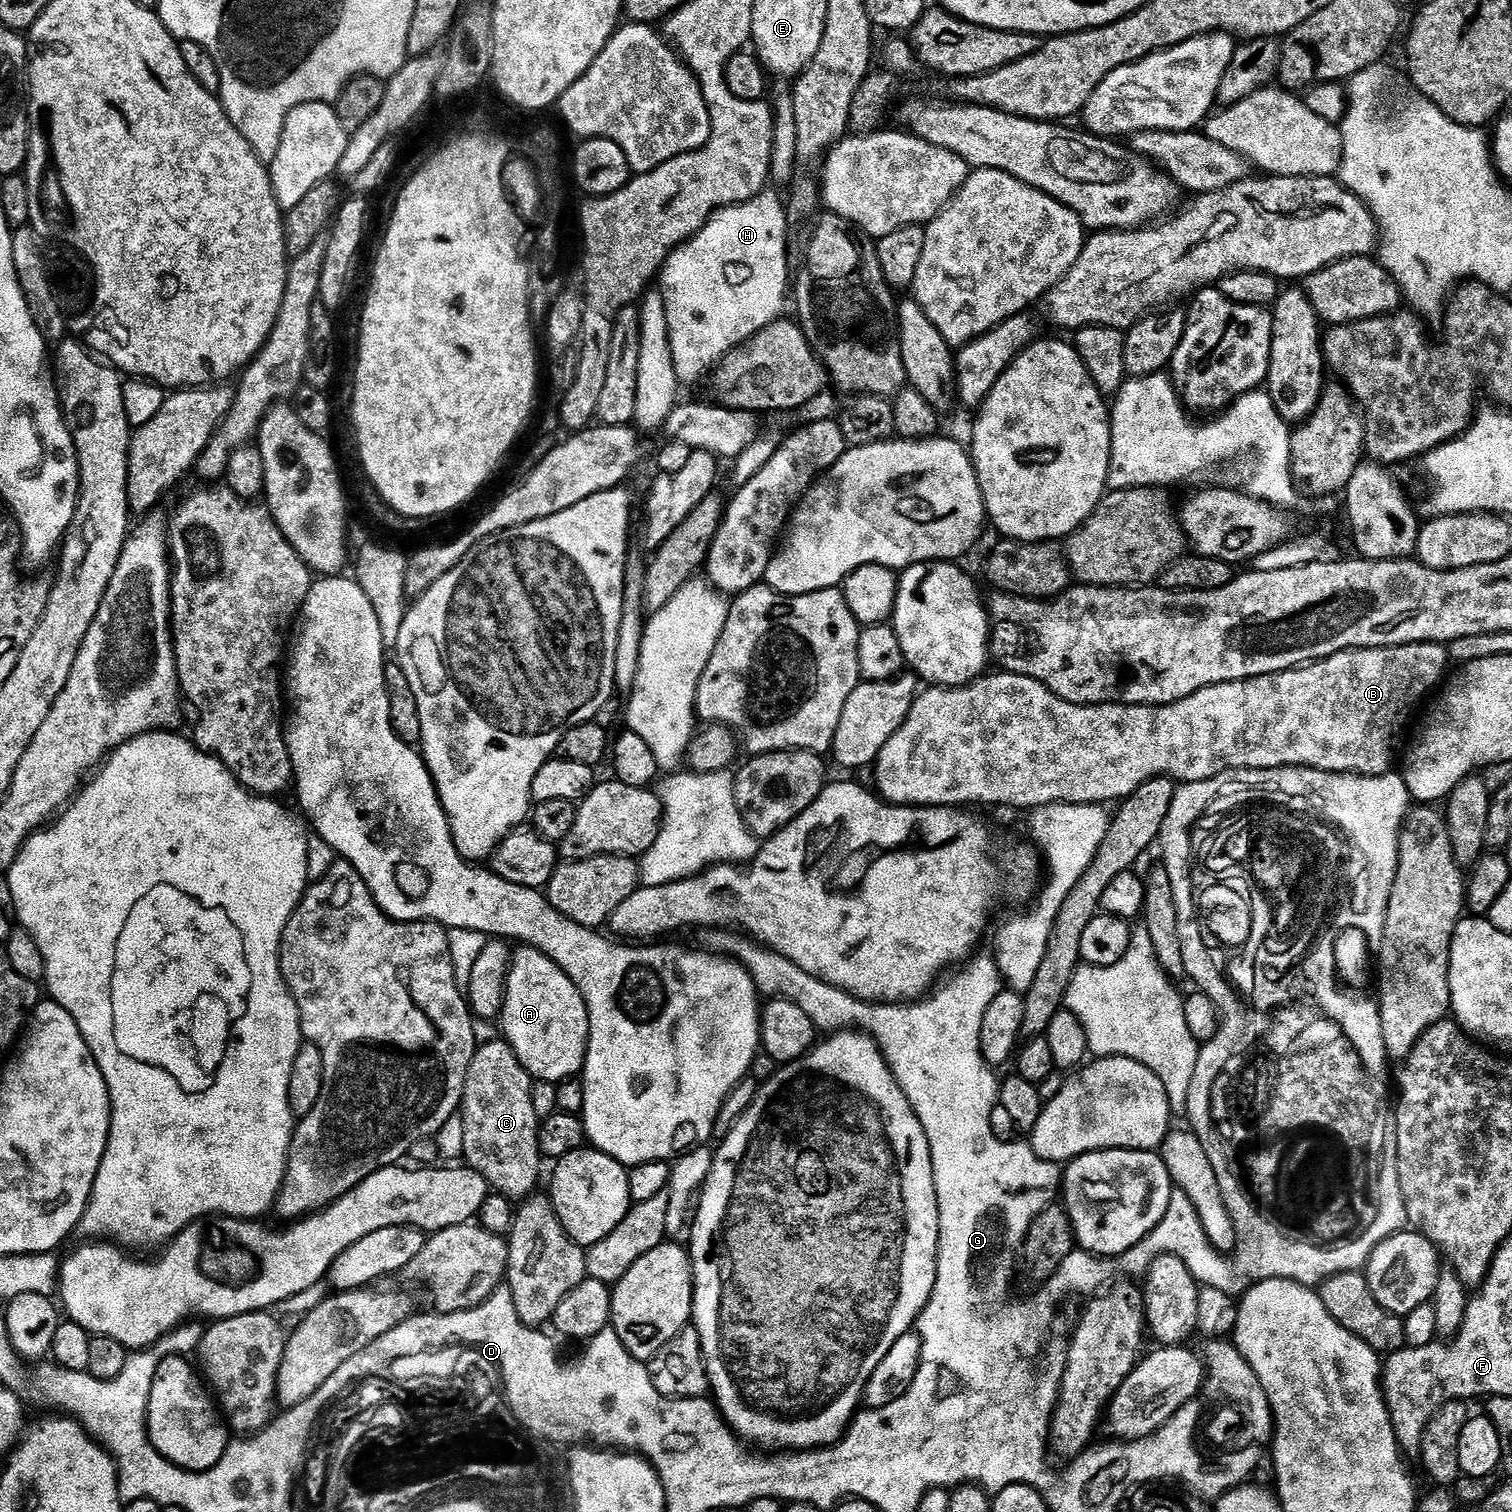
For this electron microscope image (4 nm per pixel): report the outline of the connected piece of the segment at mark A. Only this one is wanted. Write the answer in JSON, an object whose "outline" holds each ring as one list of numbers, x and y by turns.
{"outline":[[521,947,512,957,512,966,508,969,508,985,504,991,504,1008,498,1020,502,1026,503,1039,514,1050,522,1066,537,1081,557,1082,568,1080,571,1076,579,1077,584,1071,584,1059,588,1053,588,1035,590,1018,588,1007,574,982,546,954,537,948]]}

